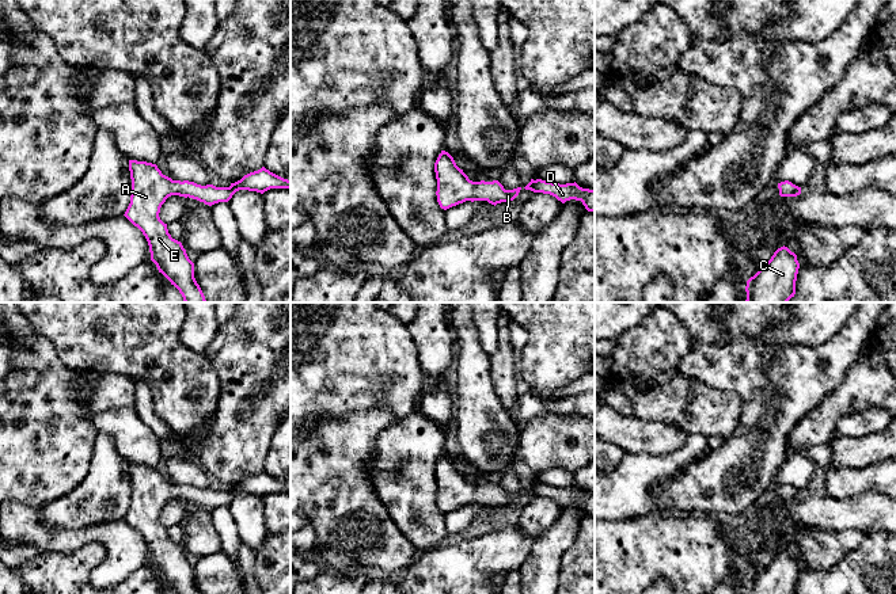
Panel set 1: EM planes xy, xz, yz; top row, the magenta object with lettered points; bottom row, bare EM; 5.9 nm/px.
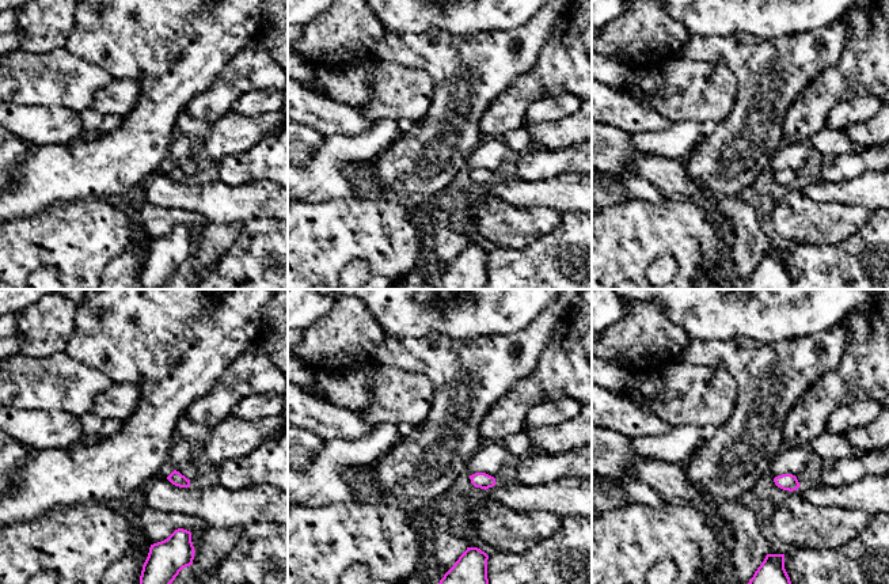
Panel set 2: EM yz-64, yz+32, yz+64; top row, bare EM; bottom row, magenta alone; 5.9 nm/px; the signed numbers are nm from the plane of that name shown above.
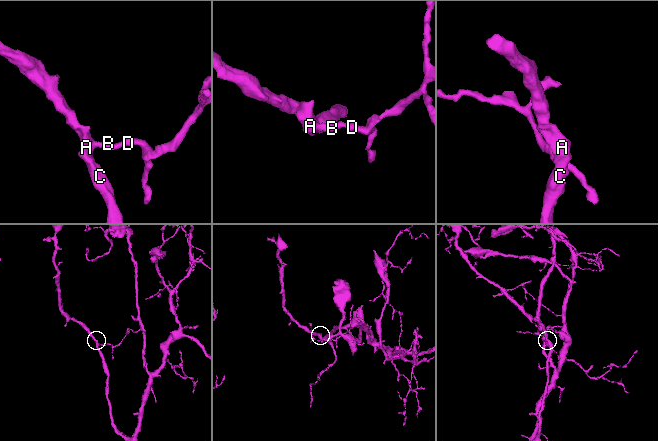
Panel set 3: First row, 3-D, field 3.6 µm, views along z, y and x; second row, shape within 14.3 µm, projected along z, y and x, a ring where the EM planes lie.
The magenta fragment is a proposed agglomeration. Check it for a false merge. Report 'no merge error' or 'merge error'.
no merge error

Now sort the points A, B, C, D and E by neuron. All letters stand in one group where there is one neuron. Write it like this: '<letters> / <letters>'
A B C D E

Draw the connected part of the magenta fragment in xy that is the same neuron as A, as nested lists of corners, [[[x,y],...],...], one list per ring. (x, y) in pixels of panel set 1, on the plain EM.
[[[129,464],[129,475],[132,499],[124,519],[143,536],[149,549],[151,564],[178,594],[201,594],[201,591],[194,582],[194,567],[182,547],[171,541],[167,528],[159,521],[160,511],[168,500],[189,500],[212,510],[228,506],[239,494],[263,498],[270,492],[291,492],[291,484],[265,471],[244,479],[229,491],[172,484],[163,479],[156,468],[147,465]]]

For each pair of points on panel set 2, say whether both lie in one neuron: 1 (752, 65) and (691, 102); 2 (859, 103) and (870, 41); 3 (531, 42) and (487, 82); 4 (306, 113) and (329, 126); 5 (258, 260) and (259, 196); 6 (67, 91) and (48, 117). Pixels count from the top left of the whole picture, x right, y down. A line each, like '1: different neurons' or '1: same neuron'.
1: different neurons
2: different neurons
3: same neuron
4: same neuron
5: different neurons
6: different neurons

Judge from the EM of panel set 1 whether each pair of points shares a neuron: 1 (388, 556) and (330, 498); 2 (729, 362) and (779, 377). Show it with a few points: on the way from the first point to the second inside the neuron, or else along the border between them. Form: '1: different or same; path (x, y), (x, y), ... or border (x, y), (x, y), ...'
1: same; path (374, 541), (345, 513)
2: same; path (741, 365), (767, 377)

